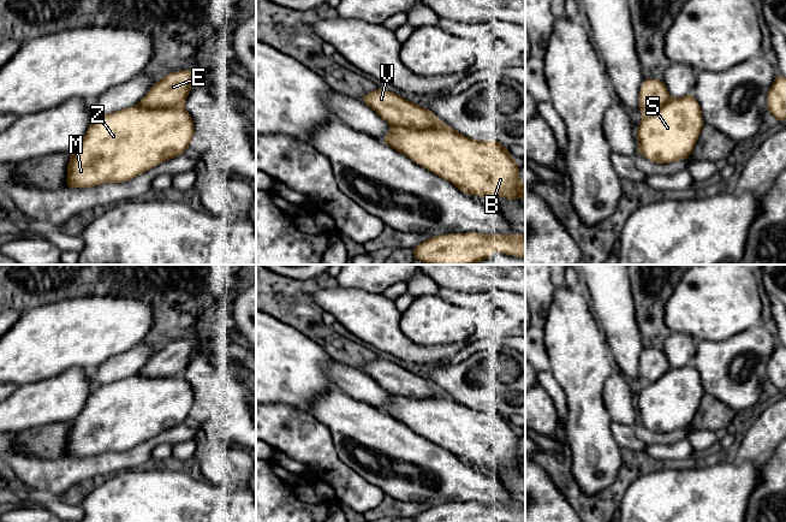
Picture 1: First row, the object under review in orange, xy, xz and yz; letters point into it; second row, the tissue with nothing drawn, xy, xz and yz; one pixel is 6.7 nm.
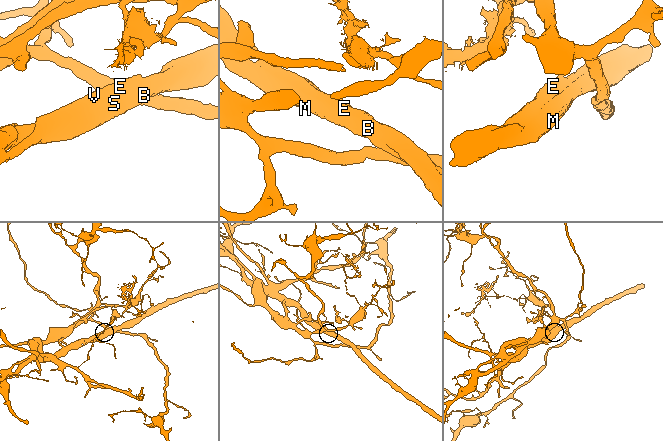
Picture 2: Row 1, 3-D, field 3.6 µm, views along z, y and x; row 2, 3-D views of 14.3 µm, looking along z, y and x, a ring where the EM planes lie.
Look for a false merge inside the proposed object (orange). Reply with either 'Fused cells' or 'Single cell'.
Fused cells

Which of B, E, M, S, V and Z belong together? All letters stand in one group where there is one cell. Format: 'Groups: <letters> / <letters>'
Groups: B M S Z / E V

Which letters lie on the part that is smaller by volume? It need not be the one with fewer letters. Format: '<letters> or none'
E, V

